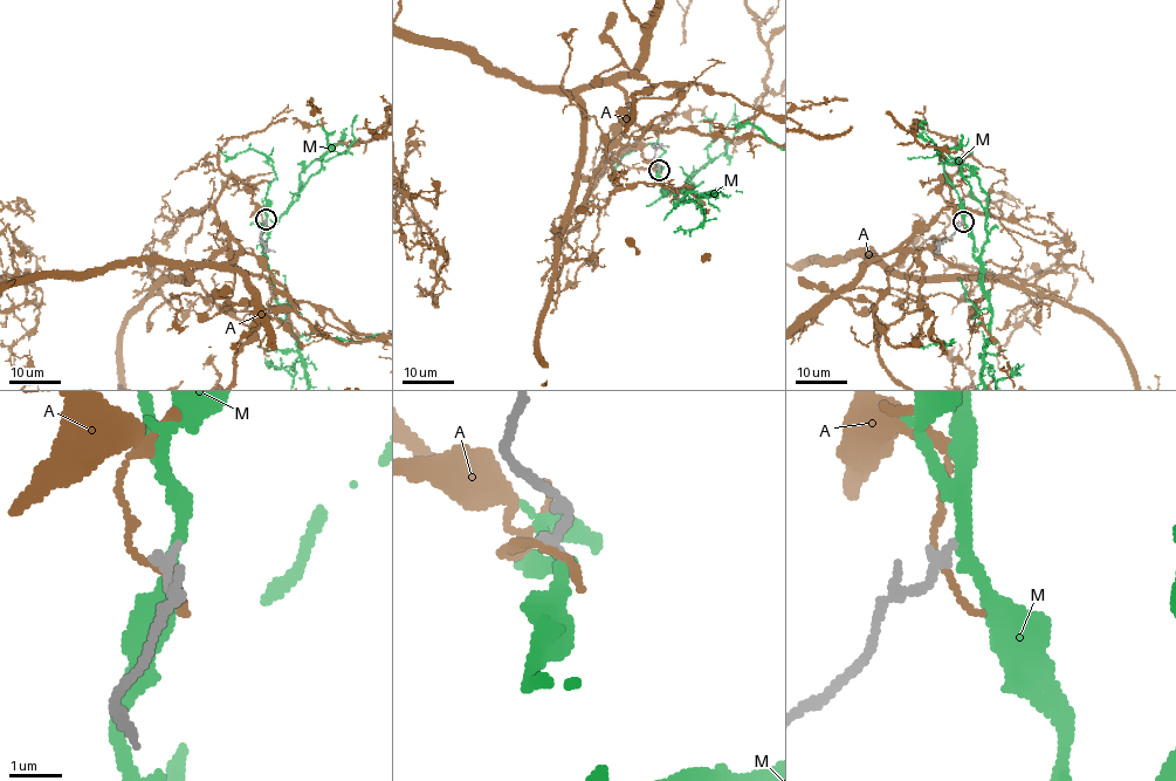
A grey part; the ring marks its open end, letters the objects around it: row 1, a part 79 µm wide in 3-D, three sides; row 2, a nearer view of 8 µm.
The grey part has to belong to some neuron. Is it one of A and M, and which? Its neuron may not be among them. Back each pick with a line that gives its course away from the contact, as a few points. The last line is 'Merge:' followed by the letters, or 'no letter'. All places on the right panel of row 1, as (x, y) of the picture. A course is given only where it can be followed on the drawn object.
Merge: M

